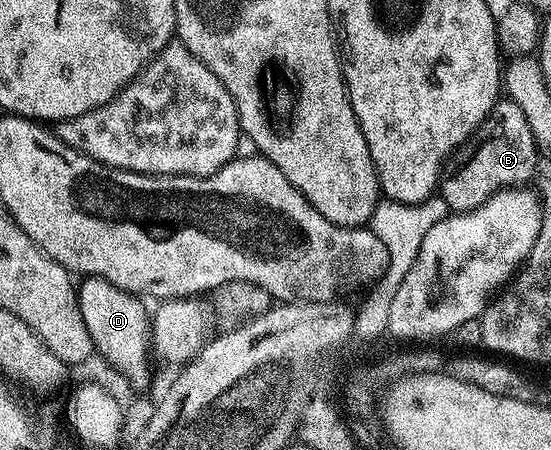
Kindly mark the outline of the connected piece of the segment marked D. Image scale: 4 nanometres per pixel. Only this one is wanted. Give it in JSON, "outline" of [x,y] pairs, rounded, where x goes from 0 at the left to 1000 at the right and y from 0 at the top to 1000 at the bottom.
{"outline":[[[152,613],[142,627],[140,649],[147,709],[154,709],[154,727],[162,727],[171,782],[178,791],[181,784],[198,809],[209,811],[211,824],[241,862],[263,862],[274,847],[278,784],[276,707],[270,702],[270,687],[258,678],[261,671],[247,653],[229,651],[189,616]]]}

